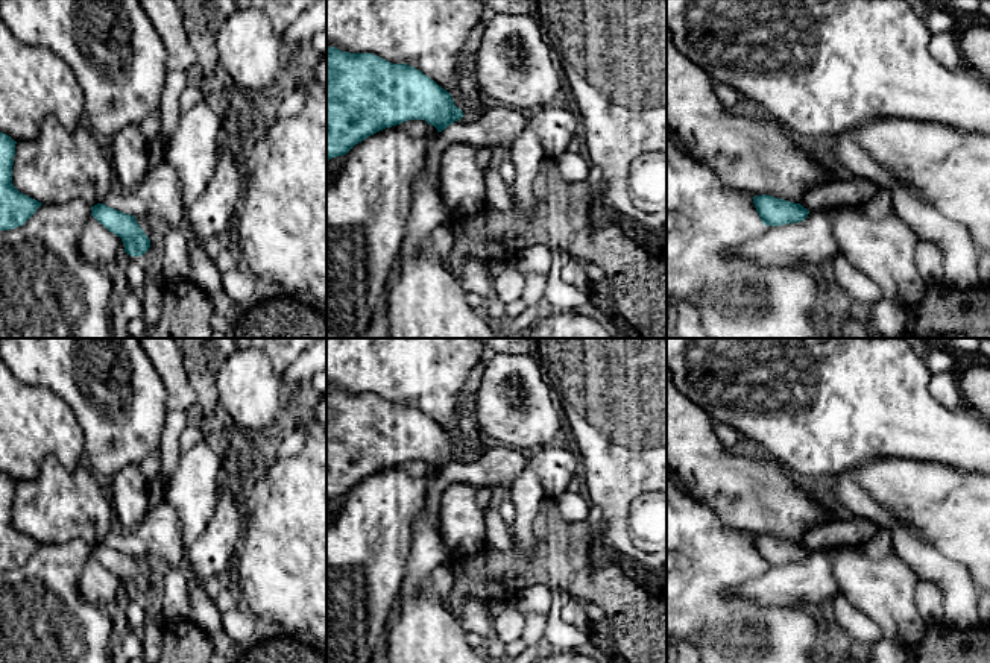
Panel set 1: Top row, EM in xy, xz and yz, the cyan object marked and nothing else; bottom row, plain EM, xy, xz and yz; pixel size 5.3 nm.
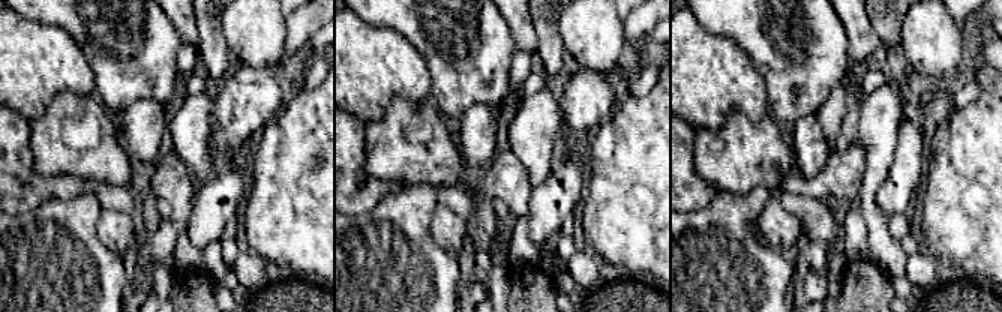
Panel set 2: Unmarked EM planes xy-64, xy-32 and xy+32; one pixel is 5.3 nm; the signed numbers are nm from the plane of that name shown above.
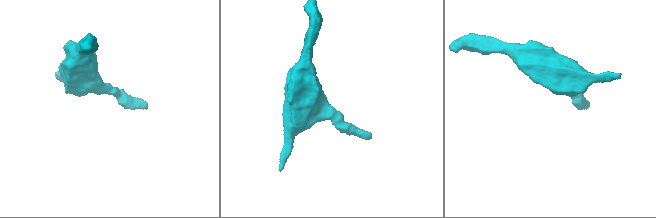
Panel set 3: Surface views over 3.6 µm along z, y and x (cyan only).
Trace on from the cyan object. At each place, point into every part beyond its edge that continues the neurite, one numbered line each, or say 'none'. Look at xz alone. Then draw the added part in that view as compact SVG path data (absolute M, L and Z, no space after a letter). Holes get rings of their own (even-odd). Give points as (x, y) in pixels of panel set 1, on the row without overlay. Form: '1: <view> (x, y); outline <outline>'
none

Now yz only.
none

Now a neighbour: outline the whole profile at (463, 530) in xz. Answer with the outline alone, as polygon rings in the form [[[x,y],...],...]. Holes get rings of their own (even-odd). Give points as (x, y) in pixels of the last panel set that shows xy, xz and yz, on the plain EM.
[[[469,482],[451,484],[440,505],[440,536],[449,554],[449,564],[462,563],[487,543],[484,508],[477,501],[478,487]]]

